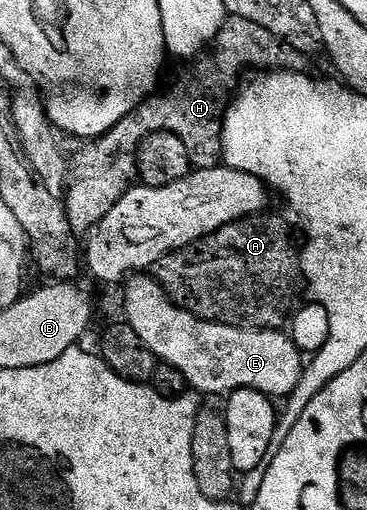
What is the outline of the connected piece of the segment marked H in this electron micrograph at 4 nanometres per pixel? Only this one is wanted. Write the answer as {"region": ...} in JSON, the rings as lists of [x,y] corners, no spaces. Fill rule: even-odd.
{"region":[[[229,17],[215,40],[217,50],[209,62],[198,63],[189,74],[182,75],[169,86],[161,85],[107,134],[85,145],[88,147],[81,152],[80,159],[71,163],[68,189],[62,199],[68,222],[77,235],[87,235],[137,181],[136,153],[148,134],[163,130],[179,134],[197,170],[209,170],[221,165],[224,156],[224,115],[237,89],[236,81],[240,73],[244,66],[268,66],[276,58],[275,52],[268,50],[263,37],[265,35],[260,27],[250,20]]]}

